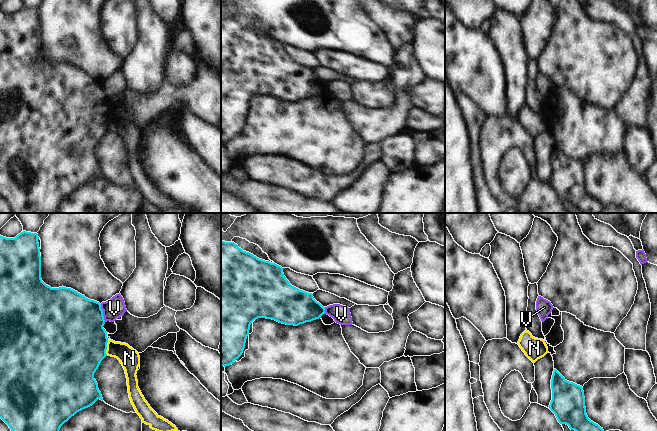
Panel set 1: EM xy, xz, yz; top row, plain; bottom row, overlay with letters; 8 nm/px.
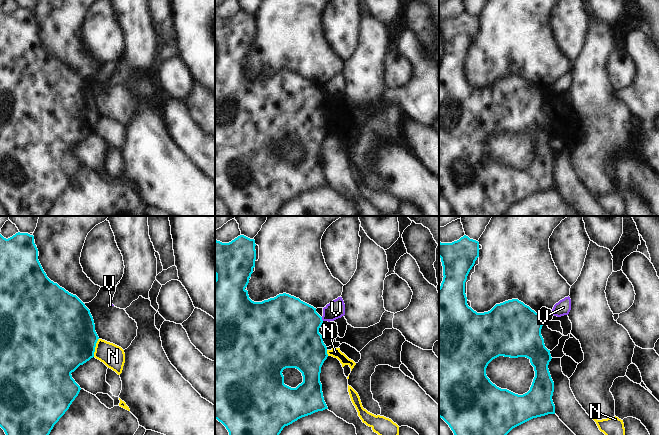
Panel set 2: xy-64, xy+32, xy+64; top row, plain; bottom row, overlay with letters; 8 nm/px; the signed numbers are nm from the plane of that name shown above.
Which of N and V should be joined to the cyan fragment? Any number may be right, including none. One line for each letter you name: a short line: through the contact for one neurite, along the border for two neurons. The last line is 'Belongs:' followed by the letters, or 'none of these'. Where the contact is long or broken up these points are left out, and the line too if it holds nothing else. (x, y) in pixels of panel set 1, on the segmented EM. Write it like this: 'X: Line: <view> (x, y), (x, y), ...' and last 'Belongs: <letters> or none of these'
Belongs: none of these.

